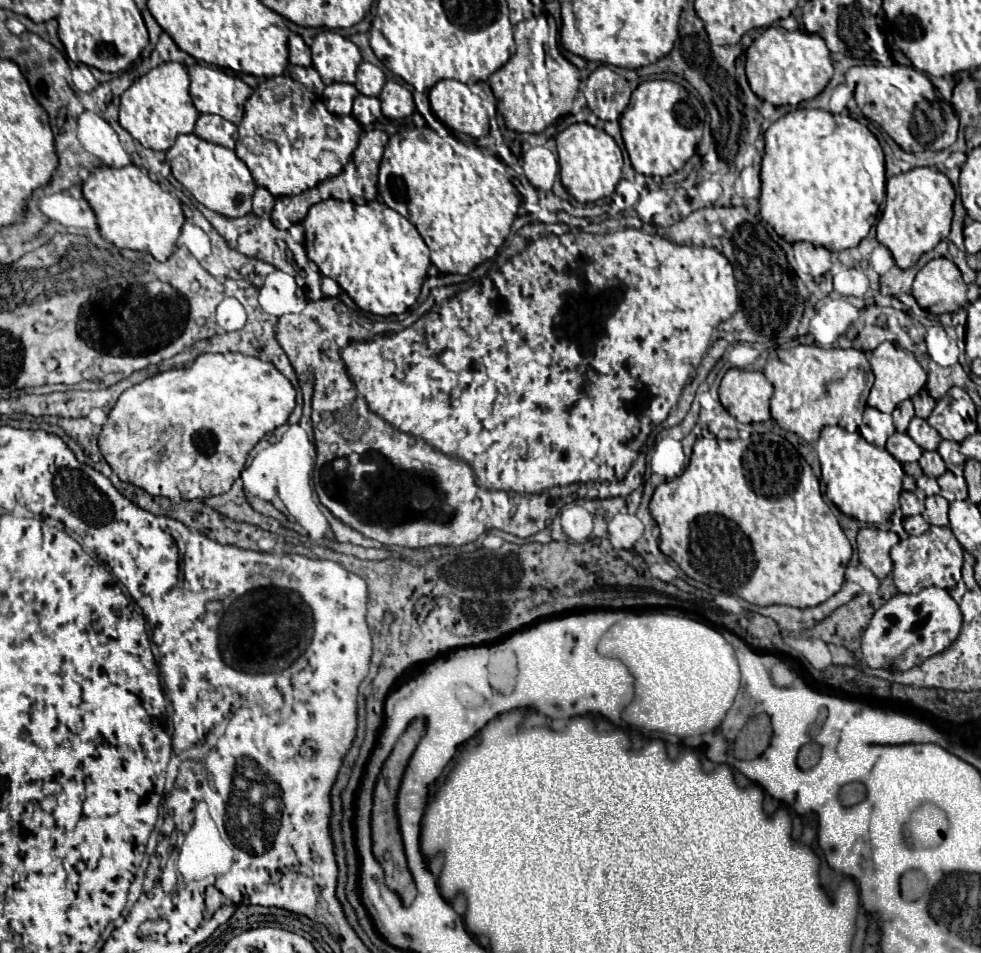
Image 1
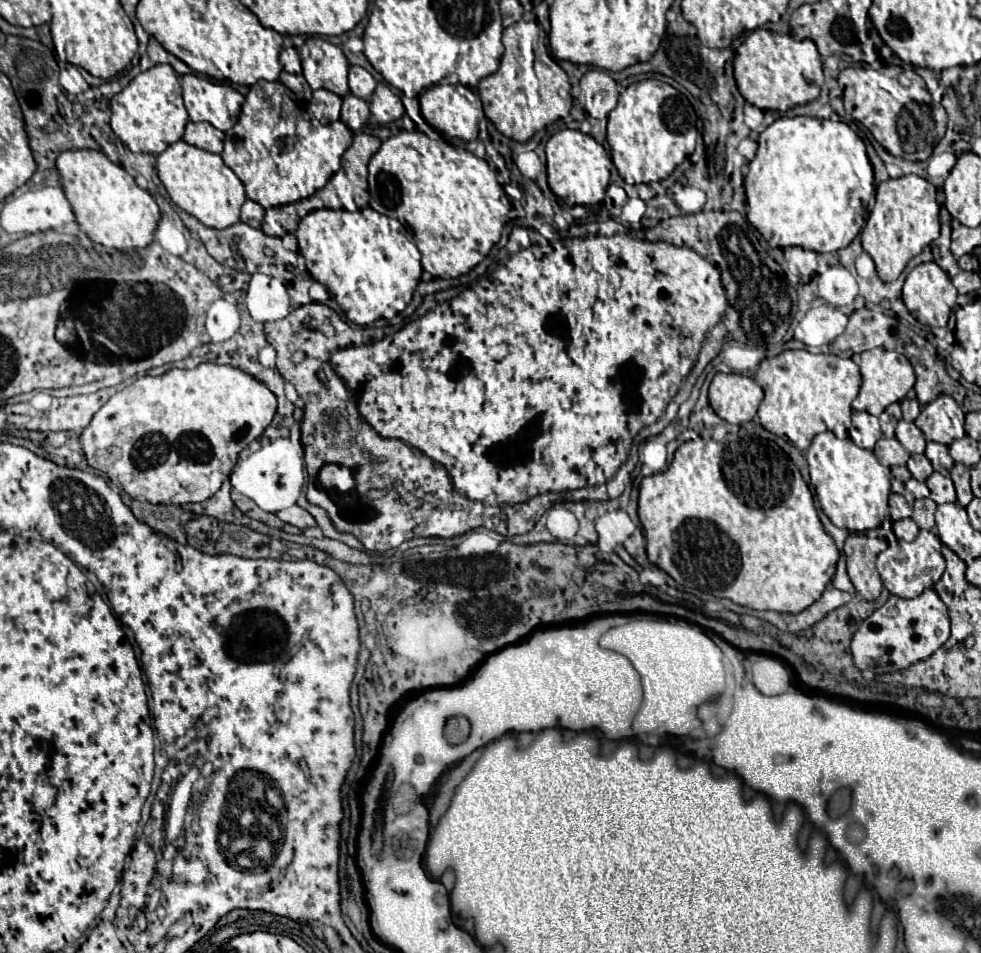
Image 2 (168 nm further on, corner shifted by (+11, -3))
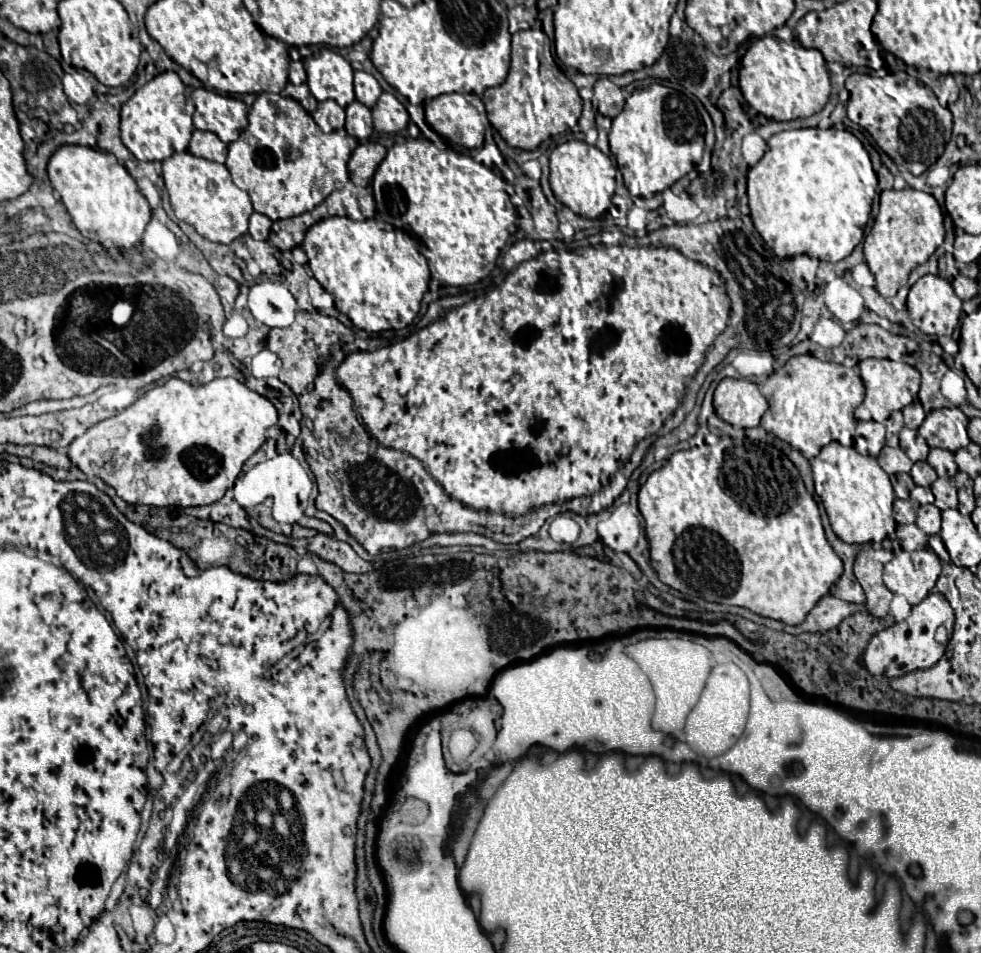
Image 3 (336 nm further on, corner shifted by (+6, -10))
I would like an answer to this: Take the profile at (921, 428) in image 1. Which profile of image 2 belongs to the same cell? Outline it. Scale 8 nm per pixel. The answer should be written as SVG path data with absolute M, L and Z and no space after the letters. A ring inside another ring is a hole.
M899 421L892 439L899 439L901 445L909 451L909 455L924 454L925 452L925 435L915 423Z

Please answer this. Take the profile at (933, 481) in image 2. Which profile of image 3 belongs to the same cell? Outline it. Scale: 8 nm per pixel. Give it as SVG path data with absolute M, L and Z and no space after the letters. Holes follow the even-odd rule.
M938 478L934 484L932 484L932 494L936 498L936 506L940 510L946 510L946 508L958 508L958 498L956 498L956 486L950 478Z

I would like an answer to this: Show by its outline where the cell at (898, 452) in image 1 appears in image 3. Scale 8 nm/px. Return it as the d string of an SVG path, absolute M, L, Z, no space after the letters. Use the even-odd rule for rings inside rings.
M884 446L878 456L878 464L886 474L898 474L898 472L910 472L914 462L904 454L902 448Z

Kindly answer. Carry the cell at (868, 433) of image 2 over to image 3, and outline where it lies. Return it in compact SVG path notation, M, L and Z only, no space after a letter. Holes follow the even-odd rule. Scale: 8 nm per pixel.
M874 420L858 421L854 434L856 450L862 455L878 456L886 444L884 434L886 428L881 423Z

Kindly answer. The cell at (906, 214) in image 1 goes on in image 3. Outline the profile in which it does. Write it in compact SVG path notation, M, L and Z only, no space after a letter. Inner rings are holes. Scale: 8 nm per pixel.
M914 188L884 190L880 194L880 212L874 220L870 234L864 238L864 258L876 278L880 296L894 296L906 282L908 274L924 264L944 240L942 210L932 194Z

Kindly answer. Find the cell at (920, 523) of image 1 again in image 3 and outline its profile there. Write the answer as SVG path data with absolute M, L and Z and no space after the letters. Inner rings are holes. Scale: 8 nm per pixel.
M898 524L896 526L896 536L902 544L904 550L914 552L914 550L922 550L928 544L928 536L916 526L916 524Z

